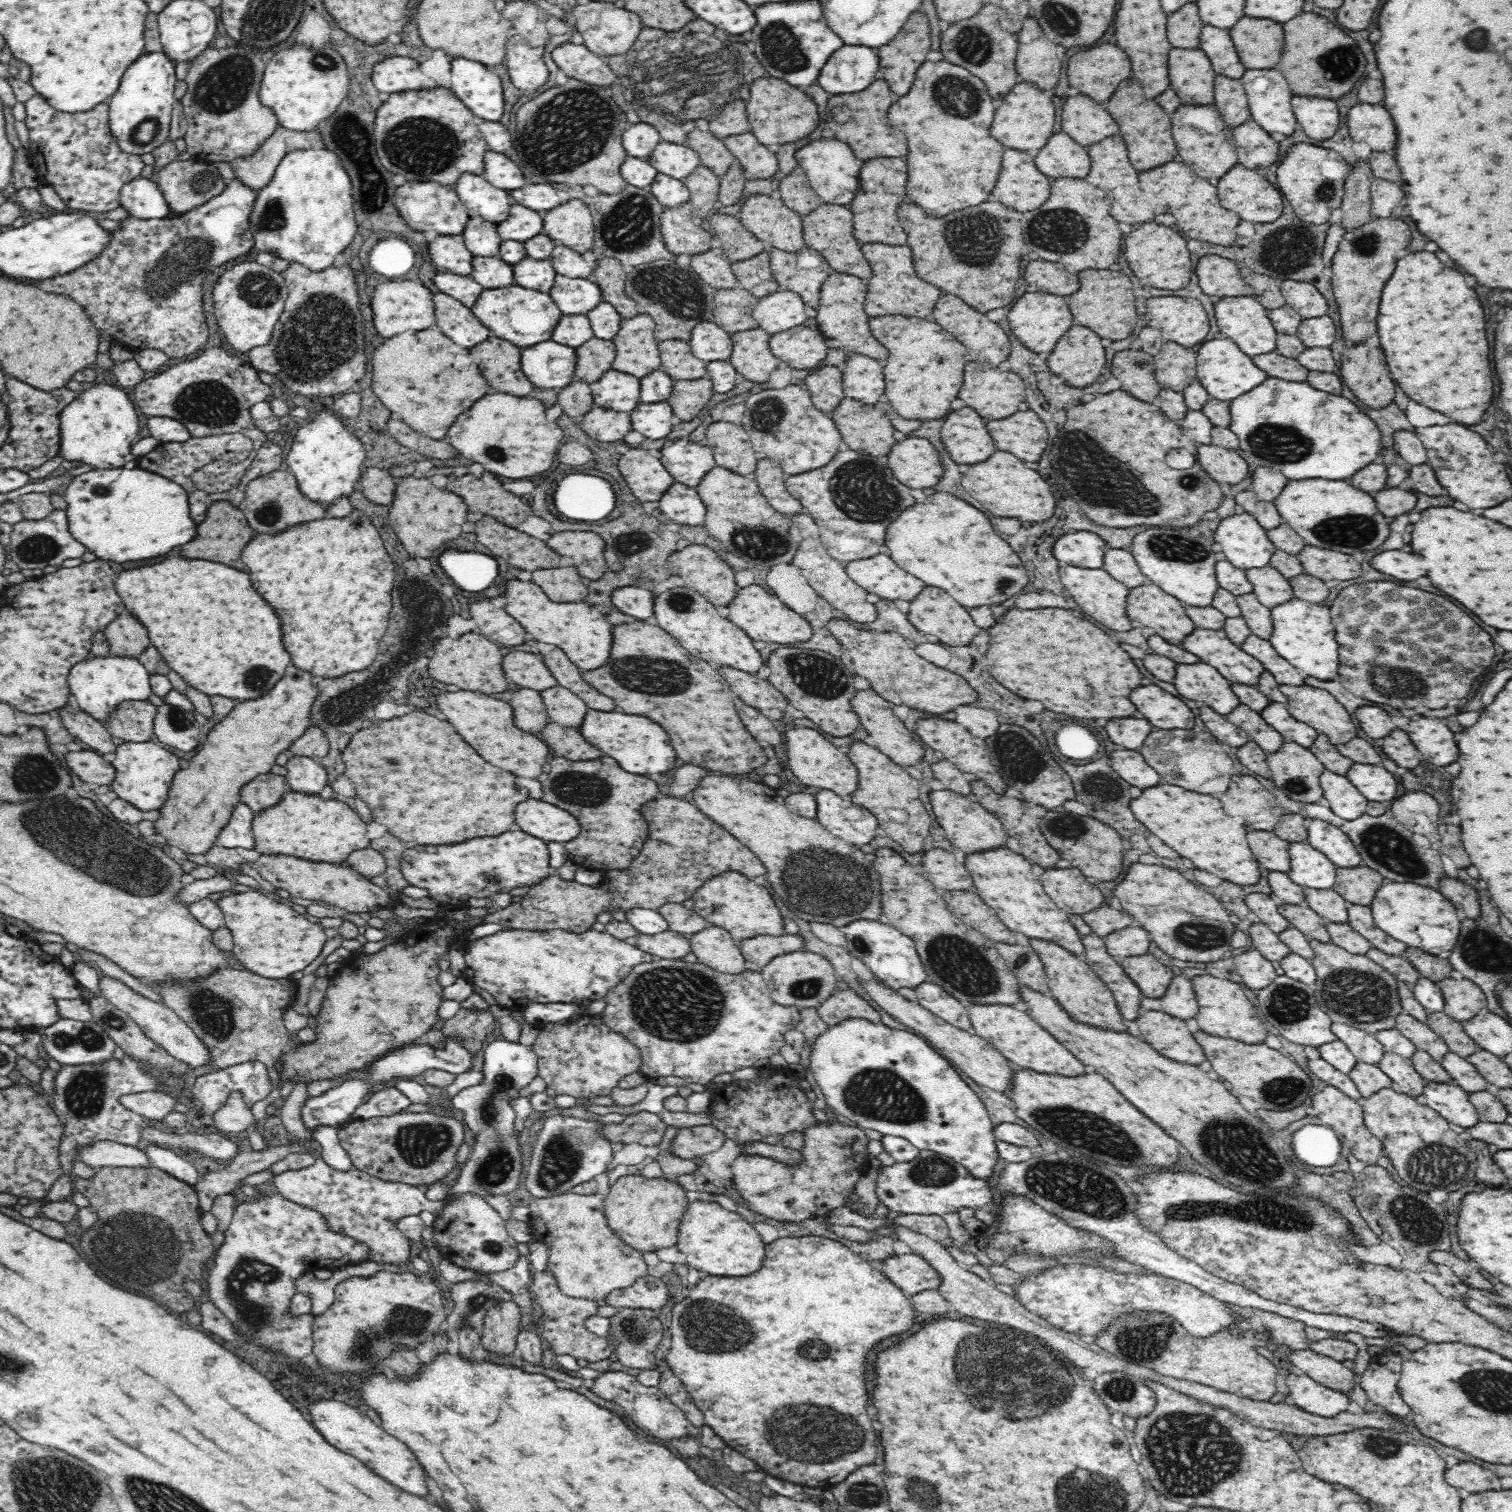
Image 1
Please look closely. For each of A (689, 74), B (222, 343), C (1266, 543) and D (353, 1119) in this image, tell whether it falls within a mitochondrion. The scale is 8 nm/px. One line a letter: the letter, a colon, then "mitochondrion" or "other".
A: mitochondrion
B: other
C: other
D: other

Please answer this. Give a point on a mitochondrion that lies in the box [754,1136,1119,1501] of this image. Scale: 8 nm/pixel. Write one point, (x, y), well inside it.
(1017, 1387)

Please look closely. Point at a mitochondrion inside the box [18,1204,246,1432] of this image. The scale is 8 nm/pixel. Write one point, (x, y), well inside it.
(144, 1251)

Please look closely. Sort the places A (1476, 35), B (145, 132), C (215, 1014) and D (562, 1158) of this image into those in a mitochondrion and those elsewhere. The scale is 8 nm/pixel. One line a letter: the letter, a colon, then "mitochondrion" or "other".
A: mitochondrion
B: mitochondrion
C: mitochondrion
D: mitochondrion

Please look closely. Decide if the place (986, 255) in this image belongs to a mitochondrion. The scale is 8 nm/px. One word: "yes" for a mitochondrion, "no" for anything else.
yes

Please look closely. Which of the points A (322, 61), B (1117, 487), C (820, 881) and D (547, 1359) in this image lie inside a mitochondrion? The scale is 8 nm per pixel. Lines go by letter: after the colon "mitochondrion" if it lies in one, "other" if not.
A: mitochondrion
B: mitochondrion
C: mitochondrion
D: other

